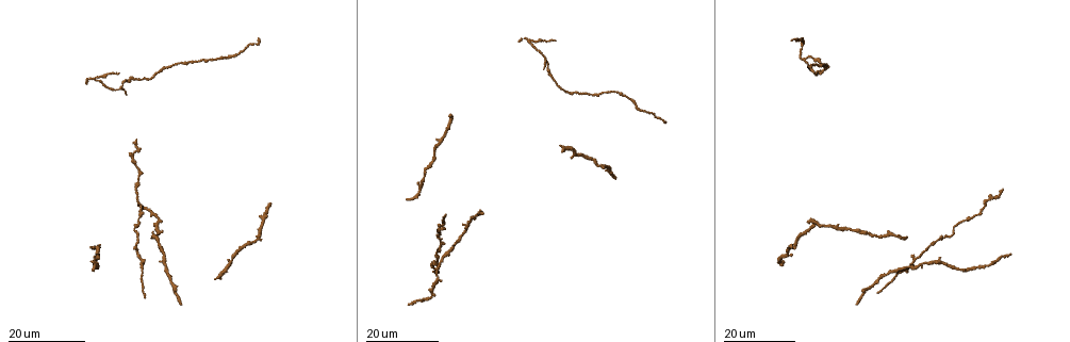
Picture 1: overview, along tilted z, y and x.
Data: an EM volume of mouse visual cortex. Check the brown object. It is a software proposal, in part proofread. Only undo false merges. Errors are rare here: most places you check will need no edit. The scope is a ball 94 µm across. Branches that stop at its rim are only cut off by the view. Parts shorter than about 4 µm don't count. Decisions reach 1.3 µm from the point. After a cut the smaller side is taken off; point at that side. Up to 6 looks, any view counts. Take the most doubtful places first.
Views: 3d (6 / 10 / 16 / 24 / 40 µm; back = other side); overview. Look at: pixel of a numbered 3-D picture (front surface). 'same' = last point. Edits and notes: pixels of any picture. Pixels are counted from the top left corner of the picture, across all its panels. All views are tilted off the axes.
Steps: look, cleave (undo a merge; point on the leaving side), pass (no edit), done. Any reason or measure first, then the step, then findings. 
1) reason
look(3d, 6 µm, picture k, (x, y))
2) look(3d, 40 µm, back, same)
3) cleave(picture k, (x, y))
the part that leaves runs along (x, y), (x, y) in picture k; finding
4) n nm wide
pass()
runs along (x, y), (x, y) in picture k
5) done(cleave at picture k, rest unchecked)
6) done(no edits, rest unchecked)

three-way junction
look(3d, 24 µm, picture 1, (915, 259))

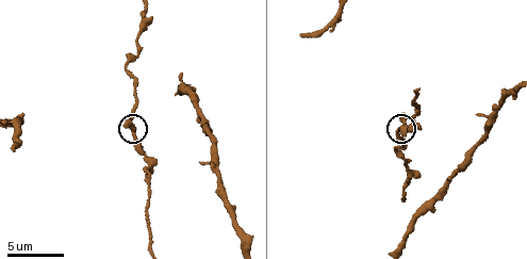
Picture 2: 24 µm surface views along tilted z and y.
closer look
look(3d, 6 µm, same)

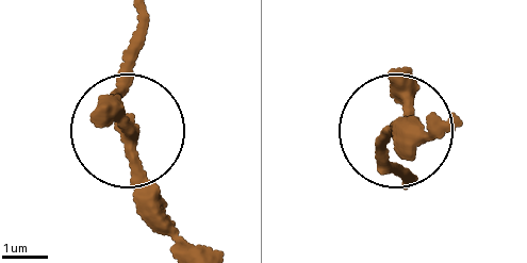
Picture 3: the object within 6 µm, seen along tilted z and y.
230 nm wide
pass()
all the same cell

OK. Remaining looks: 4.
three arms meet
look(3d, 6 µm, picture 2, (138, 53))

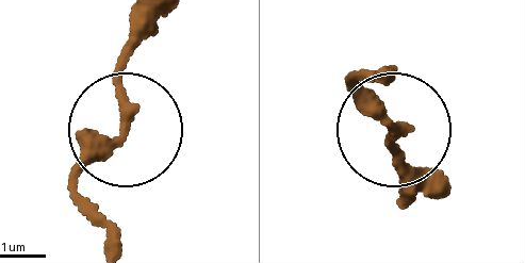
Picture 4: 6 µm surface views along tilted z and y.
look(3d, 6 µm, back, picture 4, (124, 123))

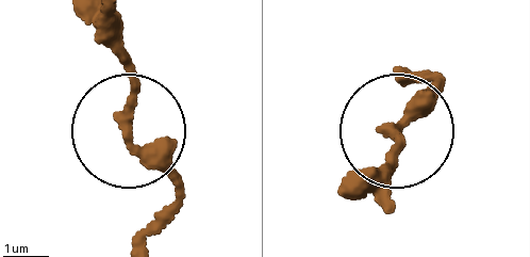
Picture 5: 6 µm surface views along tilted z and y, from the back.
side arm 30 µm; 3 arms
pass()
one cell here

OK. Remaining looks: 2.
calibre changes
look(3d, 24 µm, picture 1, (547, 67))

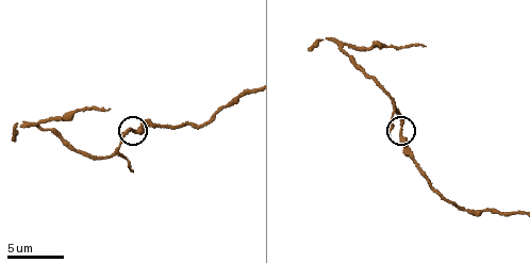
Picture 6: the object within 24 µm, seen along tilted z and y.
zoom in
look(3d, 10 µm, picture 6, (399, 133))

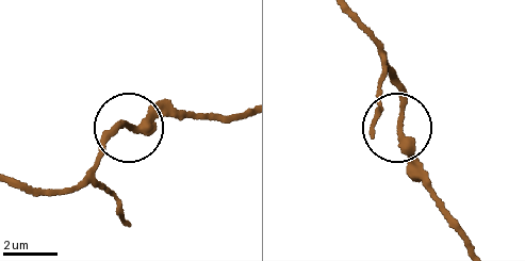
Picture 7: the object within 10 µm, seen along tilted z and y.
pass()
runs along (469, 240), (402, 128), (394, 71) in picture 7; all the same cell

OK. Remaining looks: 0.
done(no edits, rest unchecked)

